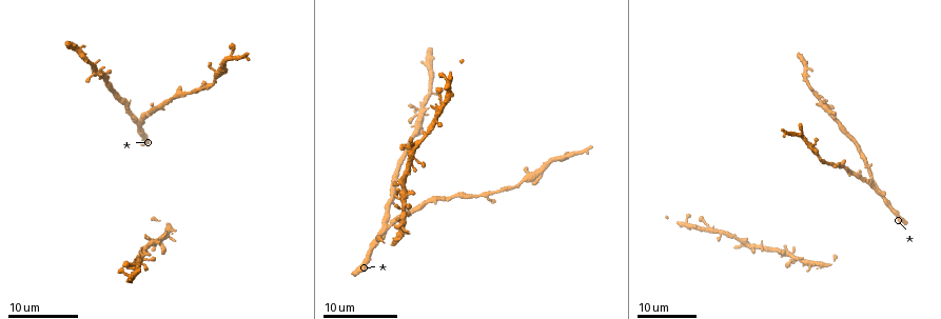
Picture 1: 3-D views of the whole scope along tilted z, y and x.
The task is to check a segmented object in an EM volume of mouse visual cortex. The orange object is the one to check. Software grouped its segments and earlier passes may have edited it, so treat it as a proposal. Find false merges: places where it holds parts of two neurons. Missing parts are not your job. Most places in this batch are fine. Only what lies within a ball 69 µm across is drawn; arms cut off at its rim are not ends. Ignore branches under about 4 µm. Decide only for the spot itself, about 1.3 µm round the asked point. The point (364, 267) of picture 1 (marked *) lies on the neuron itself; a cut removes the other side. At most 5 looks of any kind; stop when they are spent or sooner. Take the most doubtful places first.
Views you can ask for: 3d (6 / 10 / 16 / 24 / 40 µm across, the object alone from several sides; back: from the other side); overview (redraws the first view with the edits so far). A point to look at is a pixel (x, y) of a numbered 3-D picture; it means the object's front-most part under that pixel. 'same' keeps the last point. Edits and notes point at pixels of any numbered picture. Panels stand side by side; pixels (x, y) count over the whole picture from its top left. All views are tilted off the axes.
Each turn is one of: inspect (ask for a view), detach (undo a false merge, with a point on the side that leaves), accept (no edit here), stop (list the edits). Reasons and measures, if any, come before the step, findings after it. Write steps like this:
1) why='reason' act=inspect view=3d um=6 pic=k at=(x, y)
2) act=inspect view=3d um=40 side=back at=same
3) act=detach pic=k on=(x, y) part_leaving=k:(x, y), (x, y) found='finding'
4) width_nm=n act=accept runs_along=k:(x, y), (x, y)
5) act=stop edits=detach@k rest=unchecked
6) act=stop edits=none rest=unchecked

why='thick turns thin' act=inspect view=3d um=16 pic=1 at=(214, 74)

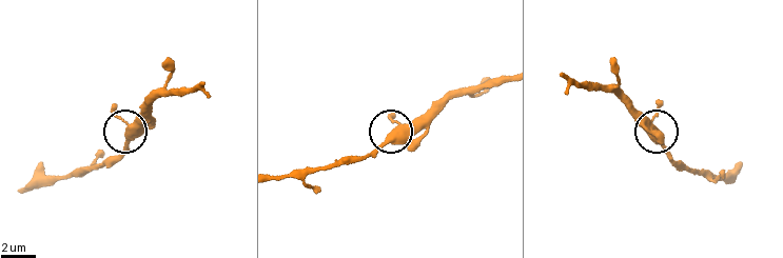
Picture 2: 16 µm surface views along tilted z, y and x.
act=inspect view=3d um=10 pic=2 at=(387, 139)

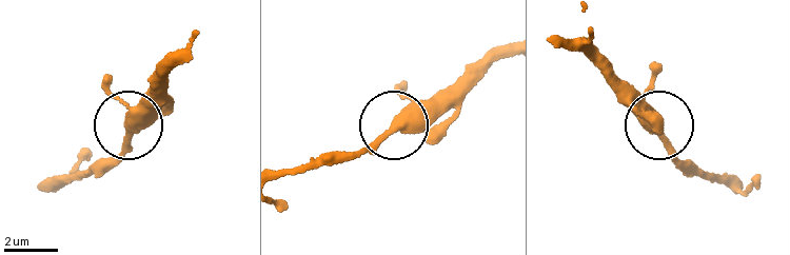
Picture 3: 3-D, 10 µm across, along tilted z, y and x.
act=accept found='all the same neuron'

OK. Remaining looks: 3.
why='three arms meet' act=inspect view=3d um=16 pic=1 at=(388, 225)

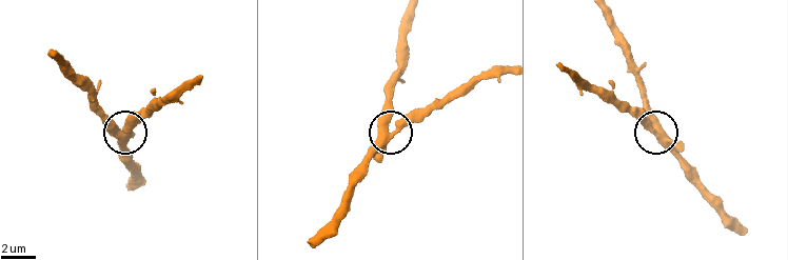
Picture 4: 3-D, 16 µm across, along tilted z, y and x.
act=inspect view=3d um=10 pic=4 at=(386, 129)

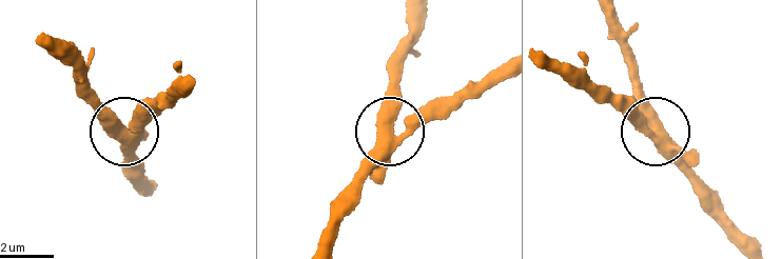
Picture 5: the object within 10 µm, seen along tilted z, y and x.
act=accept runs_along=5:(332, 243), (350, 196), (396, 119), (388, 72) found='all the same neuron'

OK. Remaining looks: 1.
act=stop edits=none rest=unchecked

